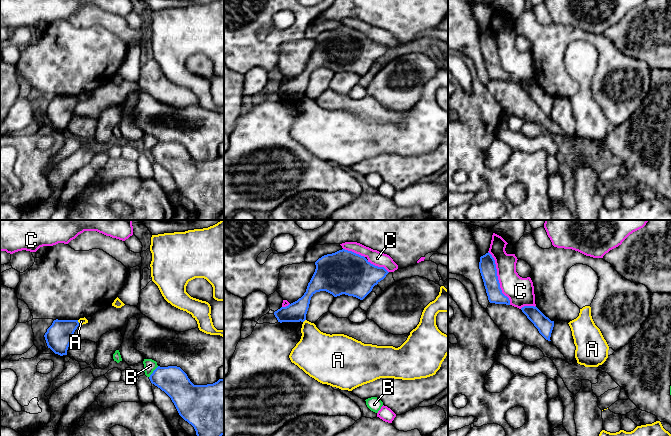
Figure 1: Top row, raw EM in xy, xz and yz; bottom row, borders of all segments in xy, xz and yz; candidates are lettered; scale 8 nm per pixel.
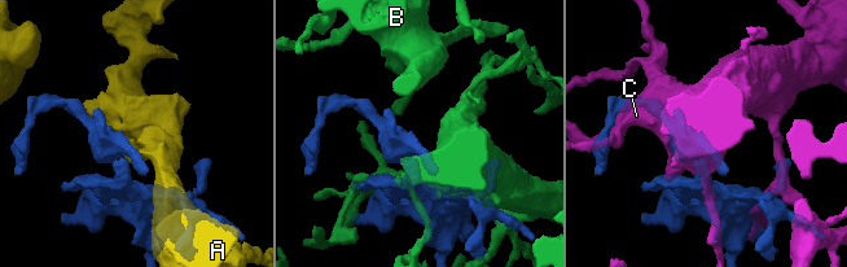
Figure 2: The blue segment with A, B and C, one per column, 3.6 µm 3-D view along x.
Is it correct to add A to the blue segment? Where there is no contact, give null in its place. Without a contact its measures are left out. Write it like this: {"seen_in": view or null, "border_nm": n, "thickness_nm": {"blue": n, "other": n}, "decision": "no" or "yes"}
{"seen_in": "xz", "border_nm": 40, "thickness_nm": {"blue": 160, "other": 300}, "decision": "no"}

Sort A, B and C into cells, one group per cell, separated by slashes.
A / B / C

